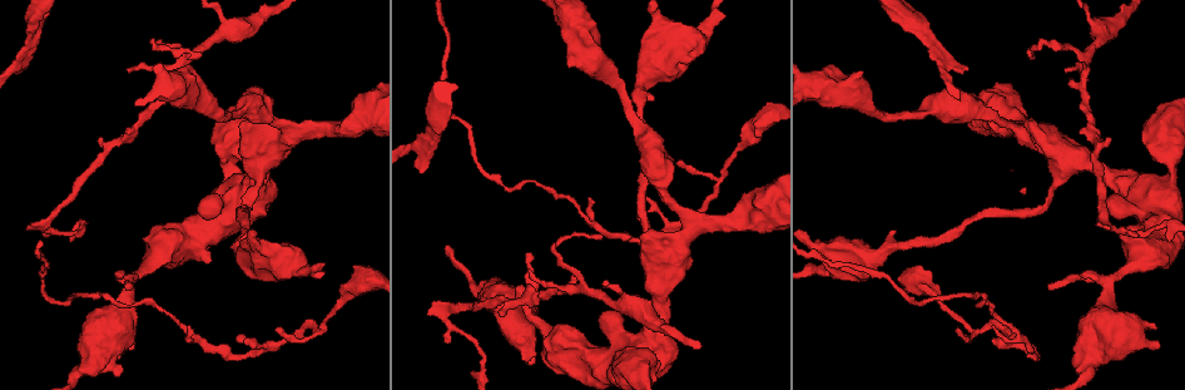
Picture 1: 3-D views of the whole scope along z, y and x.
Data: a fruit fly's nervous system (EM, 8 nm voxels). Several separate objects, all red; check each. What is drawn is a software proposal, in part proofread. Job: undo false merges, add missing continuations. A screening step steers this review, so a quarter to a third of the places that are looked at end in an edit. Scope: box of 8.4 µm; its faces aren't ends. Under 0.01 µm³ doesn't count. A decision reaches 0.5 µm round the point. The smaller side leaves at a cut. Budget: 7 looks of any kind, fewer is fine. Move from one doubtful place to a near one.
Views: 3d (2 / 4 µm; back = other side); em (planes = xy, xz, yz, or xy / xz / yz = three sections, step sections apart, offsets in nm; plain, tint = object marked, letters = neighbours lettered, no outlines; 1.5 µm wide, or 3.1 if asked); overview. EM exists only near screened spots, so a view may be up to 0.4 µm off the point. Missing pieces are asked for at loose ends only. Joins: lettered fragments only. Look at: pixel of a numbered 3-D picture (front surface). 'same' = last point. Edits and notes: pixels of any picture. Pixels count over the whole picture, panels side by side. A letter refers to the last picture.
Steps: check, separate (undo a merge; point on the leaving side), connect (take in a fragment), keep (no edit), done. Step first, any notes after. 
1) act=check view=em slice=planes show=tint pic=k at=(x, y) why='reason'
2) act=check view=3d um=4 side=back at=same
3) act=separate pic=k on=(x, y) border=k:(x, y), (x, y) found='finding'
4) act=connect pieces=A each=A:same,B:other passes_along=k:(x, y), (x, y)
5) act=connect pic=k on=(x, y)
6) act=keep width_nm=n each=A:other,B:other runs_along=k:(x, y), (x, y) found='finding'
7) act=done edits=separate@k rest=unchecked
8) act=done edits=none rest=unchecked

act=check view=3d um=4 side=back pic=1 at=(646, 33)

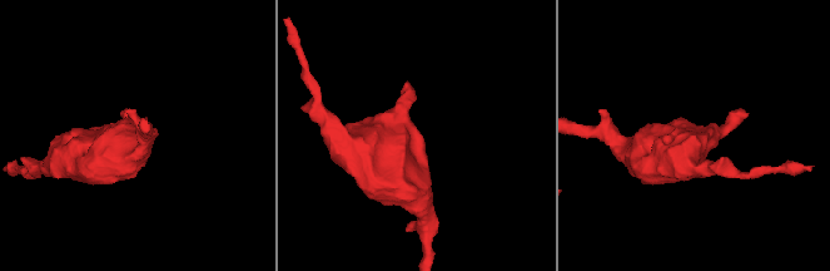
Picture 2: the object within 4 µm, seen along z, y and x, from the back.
act=check view=em slice=planes show=letters pic=2 at=(419, 133) why='now the EM'

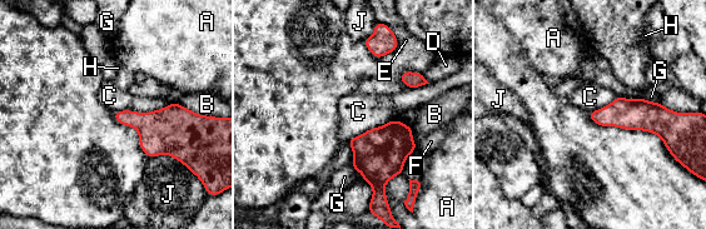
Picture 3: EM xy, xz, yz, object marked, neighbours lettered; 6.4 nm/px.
act=keep each=A:other,B:other,C:other,D:other,E:other,F:other,G:other,H:other,J:other border=3:(170, 103), (149, 111), (114, 111) found='none of them fits'

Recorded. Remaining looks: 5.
act=check view=3d um=4 pic=1 at=(958, 328) why='tapers out'

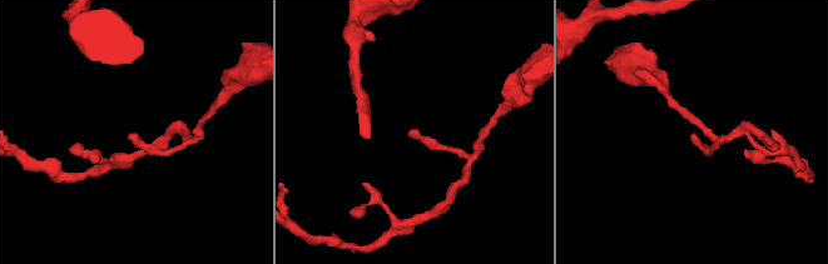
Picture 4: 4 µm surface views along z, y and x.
act=check view=em slice=planes show=letters pic=4 at=(130, 139) why='now the EM'

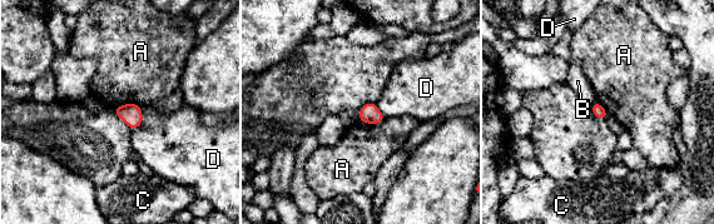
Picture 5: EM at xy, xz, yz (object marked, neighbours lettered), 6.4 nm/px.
act=keep each=A:other,B:other,C:other,D:other border=5:(140, 106), (125, 103), (112, 110) found='none of them fits'

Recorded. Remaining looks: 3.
act=check view=em slice=xy step=8 show=tint pic=1 at=(45, 232) why='abrupt turn'

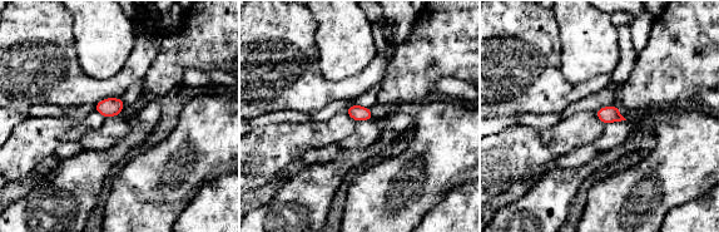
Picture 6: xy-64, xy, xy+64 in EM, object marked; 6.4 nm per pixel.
act=check view=em slice=planes show=letters at=same why='another direction'

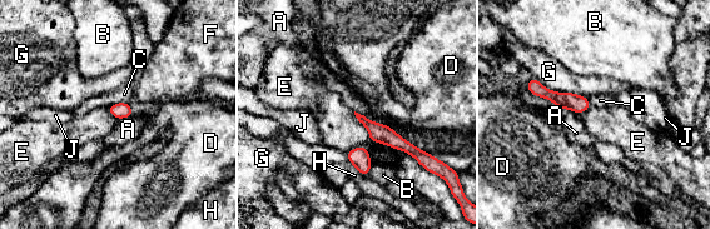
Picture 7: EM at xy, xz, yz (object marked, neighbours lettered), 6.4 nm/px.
act=keep each=A:other,B:other,C:other,D:other,E:other,F:other,G:other,H:other,J:other border=7:(353, 111), (371, 140), (396, 149) found='one neuron here'

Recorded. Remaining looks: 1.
act=done edits=none rest=unchecked

